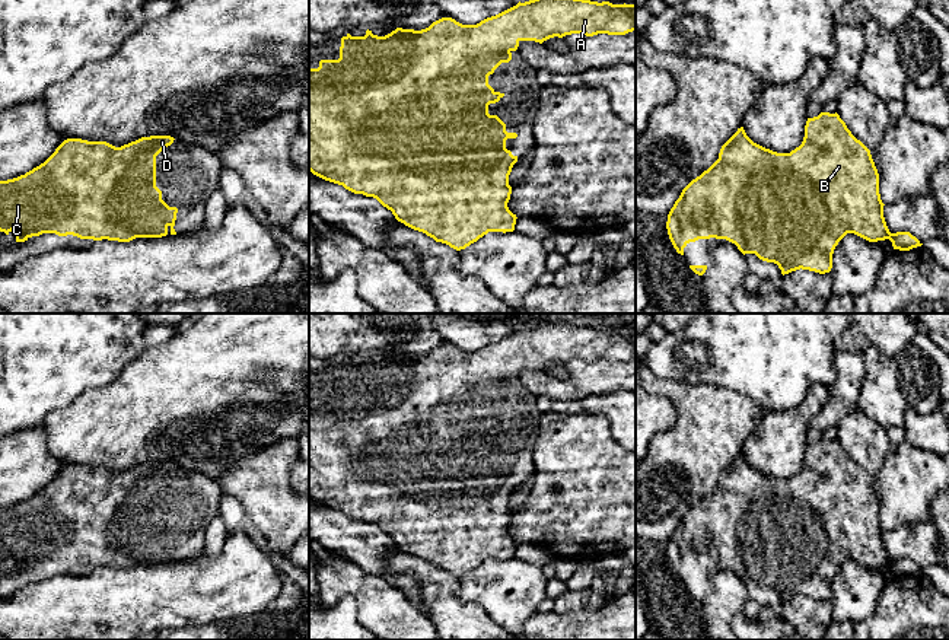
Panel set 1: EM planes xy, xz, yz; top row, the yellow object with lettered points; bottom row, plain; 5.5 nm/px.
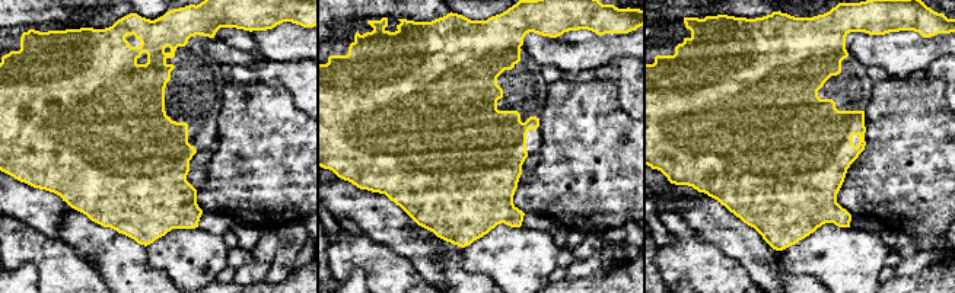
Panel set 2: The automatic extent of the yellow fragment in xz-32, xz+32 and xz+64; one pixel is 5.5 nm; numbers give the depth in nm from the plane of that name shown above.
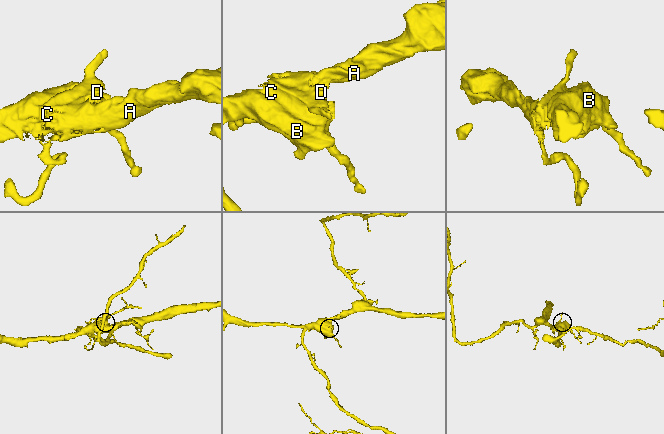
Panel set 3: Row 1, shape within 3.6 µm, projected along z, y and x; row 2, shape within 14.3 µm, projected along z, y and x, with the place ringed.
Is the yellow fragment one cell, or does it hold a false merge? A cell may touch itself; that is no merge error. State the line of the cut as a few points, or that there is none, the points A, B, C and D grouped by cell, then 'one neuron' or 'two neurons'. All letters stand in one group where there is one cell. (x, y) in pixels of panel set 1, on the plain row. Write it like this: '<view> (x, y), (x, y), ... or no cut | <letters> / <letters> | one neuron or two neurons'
no cut | A B C D | one neuron

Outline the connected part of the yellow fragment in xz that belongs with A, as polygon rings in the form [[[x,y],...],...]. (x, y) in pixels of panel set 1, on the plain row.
[[[539,322],[477,351],[442,344],[421,357],[397,354],[385,363],[369,356],[364,363],[347,360],[341,364],[338,386],[321,386],[318,395],[309,395],[309,497],[354,520],[376,525],[398,548],[456,577],[488,558],[513,558],[518,544],[507,534],[512,520],[509,502],[518,483],[506,475],[506,467],[518,461],[507,459],[506,450],[488,440],[488,432],[504,423],[488,411],[488,402],[512,386],[520,367],[542,370],[571,360],[625,362],[633,357],[636,329]]]

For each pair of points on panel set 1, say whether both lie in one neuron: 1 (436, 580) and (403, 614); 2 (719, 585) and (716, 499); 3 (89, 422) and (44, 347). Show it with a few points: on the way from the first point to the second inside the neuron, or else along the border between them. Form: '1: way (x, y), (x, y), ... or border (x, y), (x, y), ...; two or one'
1: border (424, 614), (435, 624); two
2: border (731, 567), (716, 570), (709, 578), (703, 601); two
3: border (107, 384), (86, 388), (69, 404), (45, 416); two

